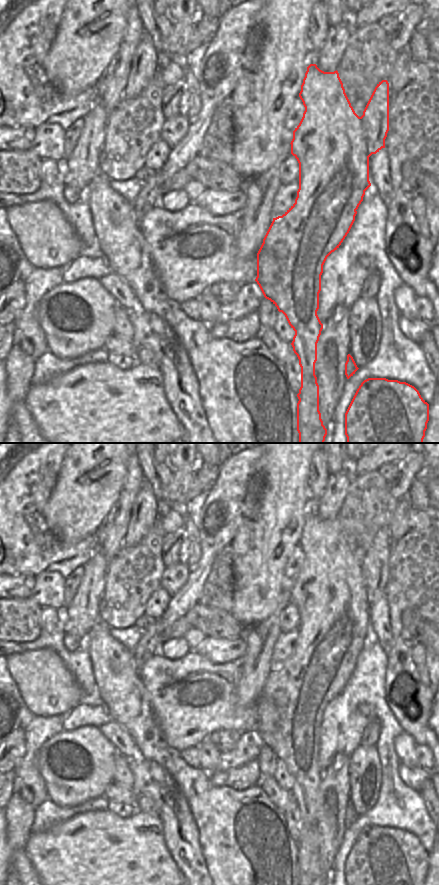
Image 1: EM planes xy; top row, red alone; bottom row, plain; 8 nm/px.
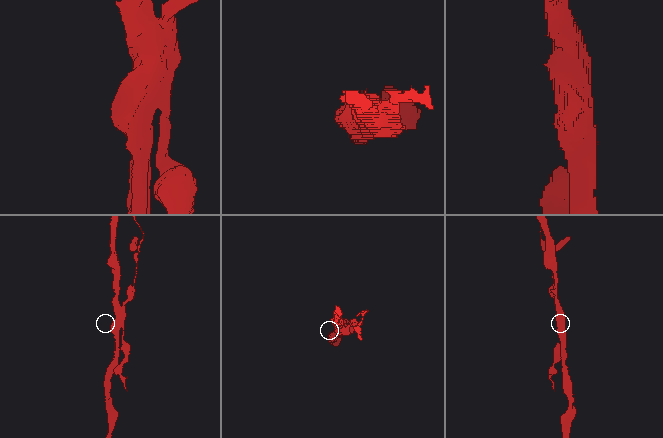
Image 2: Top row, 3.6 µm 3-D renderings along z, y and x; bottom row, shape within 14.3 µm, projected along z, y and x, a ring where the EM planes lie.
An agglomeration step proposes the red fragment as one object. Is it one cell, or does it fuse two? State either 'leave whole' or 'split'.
split

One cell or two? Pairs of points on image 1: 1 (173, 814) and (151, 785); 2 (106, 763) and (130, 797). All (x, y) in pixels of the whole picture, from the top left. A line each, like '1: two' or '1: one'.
1: one
2: two

